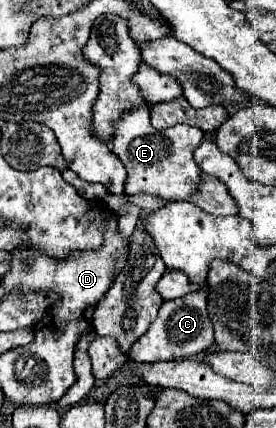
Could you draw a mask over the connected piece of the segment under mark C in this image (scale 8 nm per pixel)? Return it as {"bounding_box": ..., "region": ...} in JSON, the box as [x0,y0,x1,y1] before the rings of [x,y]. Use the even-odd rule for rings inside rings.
{"bounding_box":[131,290,215,362],"region":[[[205,290],[187,294],[177,300],[163,302],[159,308],[157,318],[149,326],[149,330],[133,342],[131,346],[131,360],[135,362],[161,362],[161,360],[185,360],[197,356],[211,348],[215,342],[213,338],[213,324],[207,314],[207,294]]]}

